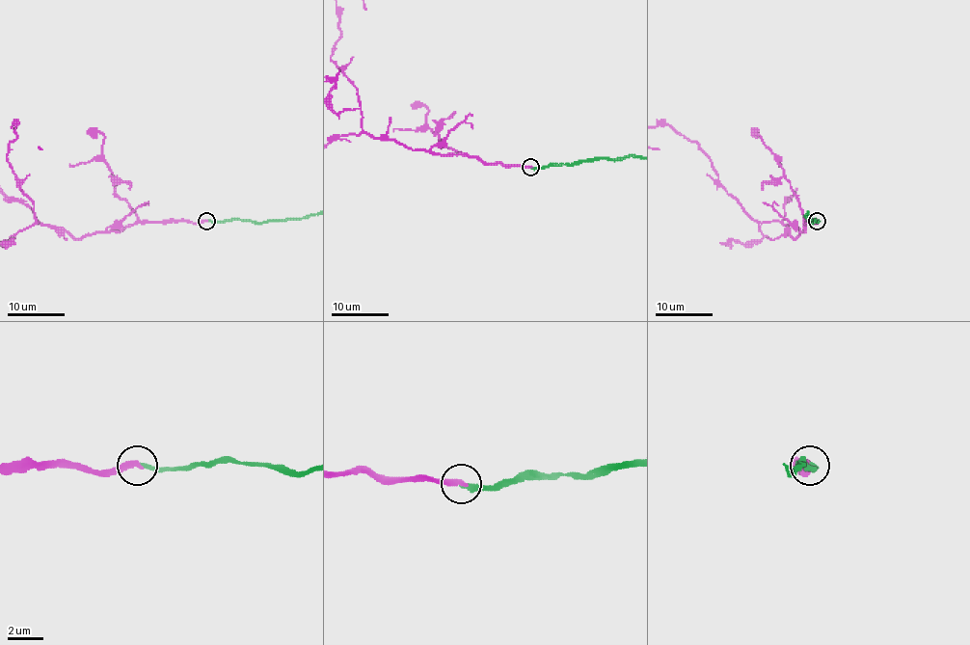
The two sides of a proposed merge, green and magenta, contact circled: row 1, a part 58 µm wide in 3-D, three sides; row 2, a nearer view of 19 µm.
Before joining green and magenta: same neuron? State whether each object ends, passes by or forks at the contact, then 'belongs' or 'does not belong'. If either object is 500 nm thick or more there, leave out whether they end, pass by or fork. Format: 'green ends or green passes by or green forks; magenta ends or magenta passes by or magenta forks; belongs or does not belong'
green ends; magenta ends; does not belong

